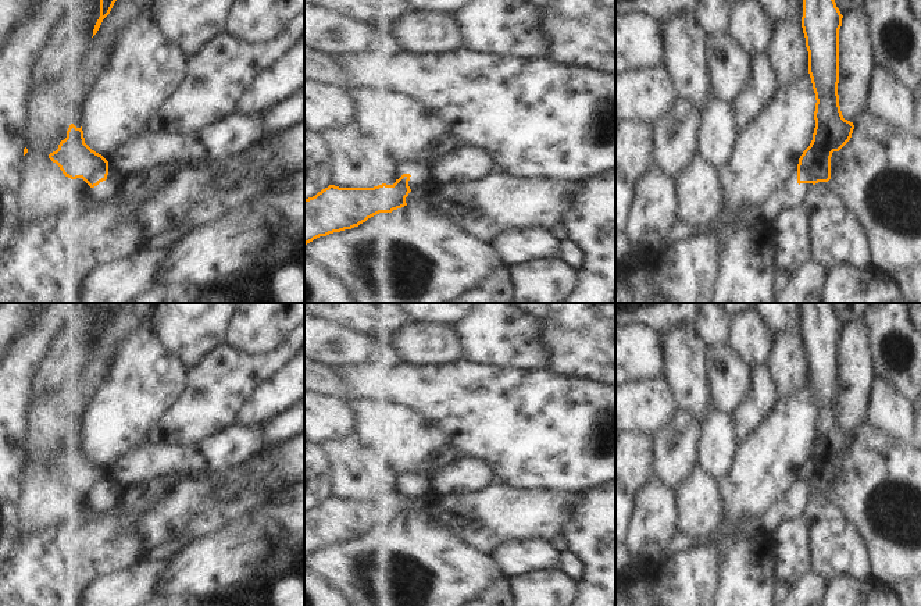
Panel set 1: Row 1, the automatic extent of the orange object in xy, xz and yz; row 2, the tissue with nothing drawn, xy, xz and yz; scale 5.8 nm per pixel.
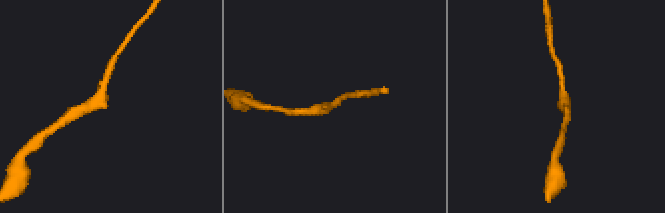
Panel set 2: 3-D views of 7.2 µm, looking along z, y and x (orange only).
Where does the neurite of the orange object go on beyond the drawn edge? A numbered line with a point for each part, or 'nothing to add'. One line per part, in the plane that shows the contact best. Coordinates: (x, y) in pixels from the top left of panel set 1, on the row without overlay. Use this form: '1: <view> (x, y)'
nothing to add

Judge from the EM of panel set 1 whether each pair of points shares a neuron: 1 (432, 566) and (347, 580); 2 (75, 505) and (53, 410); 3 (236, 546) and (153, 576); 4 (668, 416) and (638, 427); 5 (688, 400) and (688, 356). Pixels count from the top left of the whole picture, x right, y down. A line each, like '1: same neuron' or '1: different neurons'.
1: same neuron
2: same neuron
3: different neurons
4: same neuron
5: same neuron

